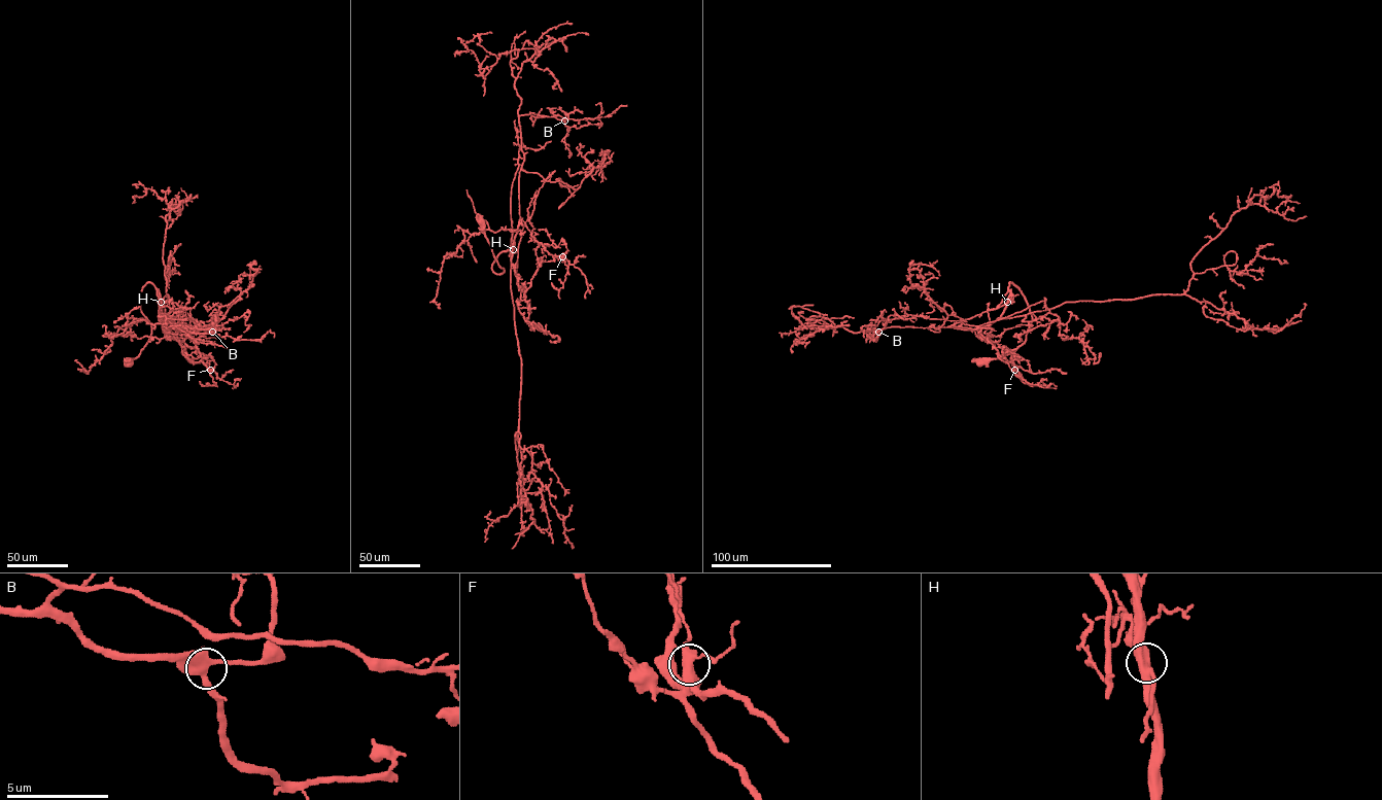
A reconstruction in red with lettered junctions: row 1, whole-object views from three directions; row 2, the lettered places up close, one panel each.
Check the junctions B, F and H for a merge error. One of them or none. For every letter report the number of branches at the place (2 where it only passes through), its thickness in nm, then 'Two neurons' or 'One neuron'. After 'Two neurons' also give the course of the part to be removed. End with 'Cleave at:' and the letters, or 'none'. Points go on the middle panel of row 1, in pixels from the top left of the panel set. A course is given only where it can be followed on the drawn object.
B: Branches: 3. Thickness 440 nm. One neuron
F: Branches: 3. Thickness 440 nm. One neuron
H: Branches: 3. Thickness 500 nm. One neuron
Cleave at: none

